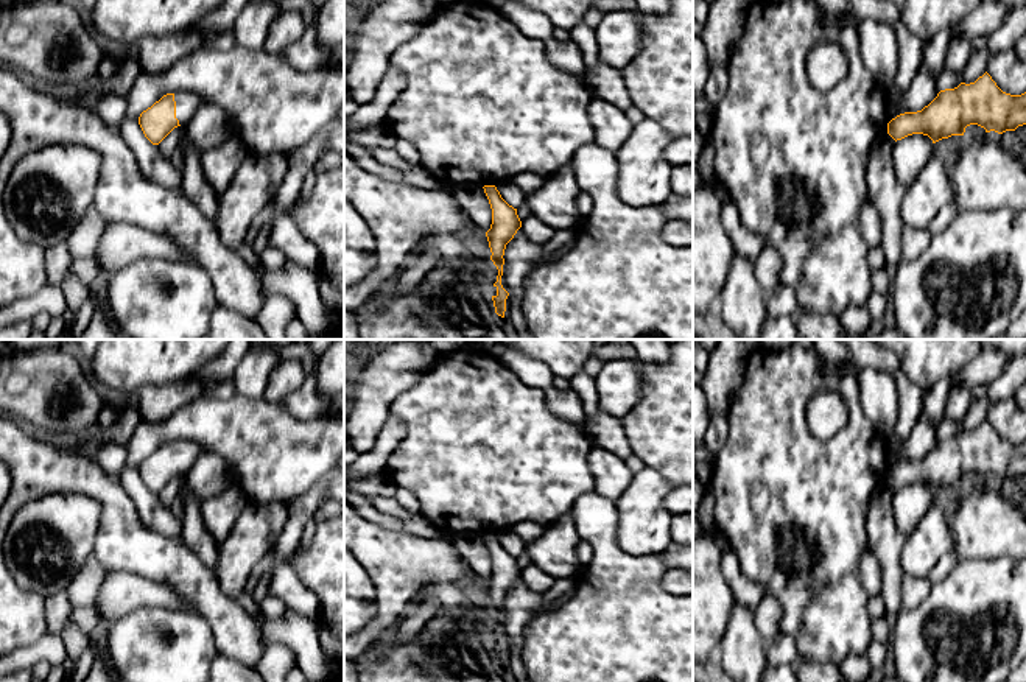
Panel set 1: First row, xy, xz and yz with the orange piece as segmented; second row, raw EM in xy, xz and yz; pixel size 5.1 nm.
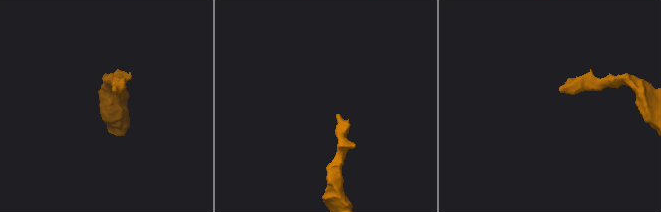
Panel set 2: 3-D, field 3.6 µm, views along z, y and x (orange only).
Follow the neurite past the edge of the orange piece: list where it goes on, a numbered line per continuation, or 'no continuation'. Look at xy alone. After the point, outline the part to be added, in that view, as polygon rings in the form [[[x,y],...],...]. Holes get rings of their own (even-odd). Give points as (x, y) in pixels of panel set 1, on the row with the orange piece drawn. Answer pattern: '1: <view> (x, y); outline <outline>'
1: xy (187, 103); outline [[[185,90],[174,92],[174,101],[179,125],[185,125],[195,115],[195,112],[204,106],[199,97]]]

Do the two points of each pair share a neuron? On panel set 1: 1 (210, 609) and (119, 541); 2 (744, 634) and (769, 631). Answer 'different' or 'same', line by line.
1: same
2: different

